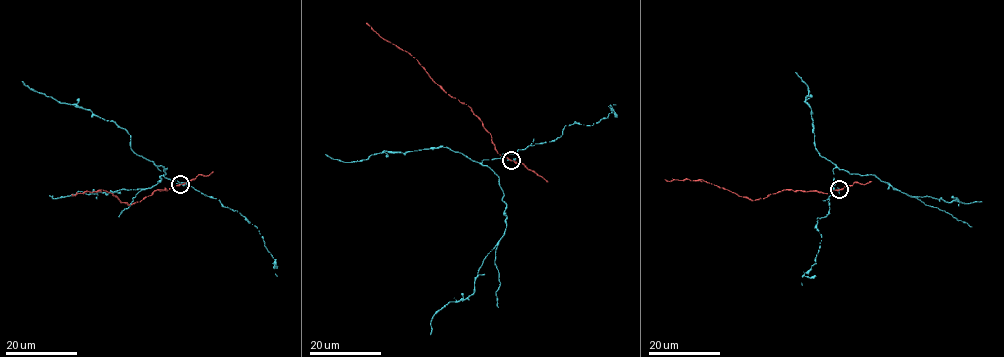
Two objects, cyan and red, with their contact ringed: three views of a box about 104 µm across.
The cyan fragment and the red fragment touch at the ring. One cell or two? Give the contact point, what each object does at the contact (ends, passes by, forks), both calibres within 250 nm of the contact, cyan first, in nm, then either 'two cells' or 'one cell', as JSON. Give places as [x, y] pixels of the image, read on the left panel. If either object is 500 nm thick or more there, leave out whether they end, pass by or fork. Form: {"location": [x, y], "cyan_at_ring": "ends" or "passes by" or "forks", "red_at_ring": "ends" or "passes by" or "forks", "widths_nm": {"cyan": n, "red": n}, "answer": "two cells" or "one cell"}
{"location": [180, 184], "cyan_at_ring": "ends", "red_at_ring": "passes by", "widths_nm": {"cyan": 140, "red": 240}, "answer": "two cells"}

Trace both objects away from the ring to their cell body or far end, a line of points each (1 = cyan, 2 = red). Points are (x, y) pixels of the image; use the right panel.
1: (839, 189), (831, 185), (836, 167), (876, 176), (911, 196), (981, 201)
2: (839, 189), (826, 193), (783, 189), (752, 200), (706, 181), (665, 179)

